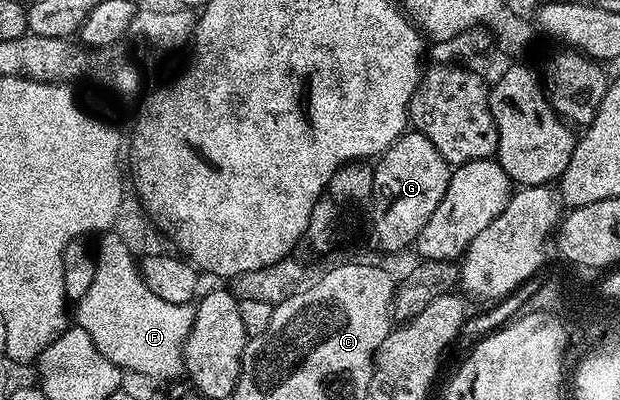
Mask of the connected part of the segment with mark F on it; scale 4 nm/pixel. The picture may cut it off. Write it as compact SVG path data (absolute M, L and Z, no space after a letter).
M107 232L98 239L93 285L85 296L77 299L73 318L79 321L78 329L97 344L97 352L105 356L105 360L113 360L119 369L131 374L144 374L147 378L160 378L167 382L170 378L183 378L185 367L183 364L183 345L187 343L189 332L193 328L195 306L191 302L185 304L169 304L169 300L161 300L157 292L153 292L143 283L140 271L137 269L136 255L126 246L125 241L114 232Z

